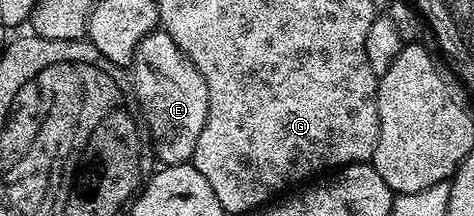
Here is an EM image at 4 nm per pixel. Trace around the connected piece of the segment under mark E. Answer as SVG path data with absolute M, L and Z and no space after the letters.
M157 28L138 44L136 54L130 63L130 81L136 94L136 102L140 106L140 113L148 124L148 131L152 137L152 151L157 159L164 166L183 166L191 163L198 136L202 136L202 128L208 115L208 93L206 80L202 80L202 72L194 68L194 64L185 56L182 48L178 48L178 44L170 40L163 28Z

